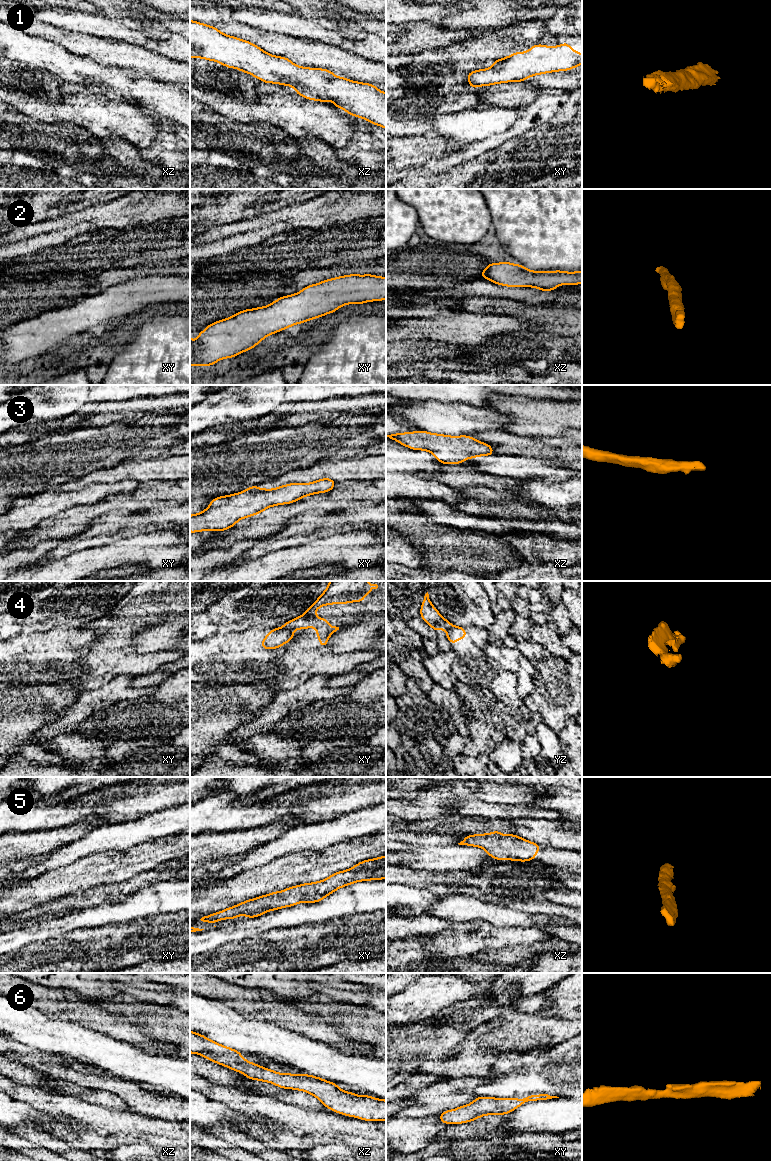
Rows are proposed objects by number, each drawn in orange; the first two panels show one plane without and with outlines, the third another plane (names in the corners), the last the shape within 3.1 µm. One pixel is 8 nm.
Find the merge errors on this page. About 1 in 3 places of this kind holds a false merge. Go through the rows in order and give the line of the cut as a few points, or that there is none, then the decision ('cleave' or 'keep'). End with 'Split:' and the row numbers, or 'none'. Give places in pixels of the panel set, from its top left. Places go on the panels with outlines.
1: no cut | keep
2: no cut | keep
3: no cut | keep
4: xy (282, 627), (291, 631) | cleave
5: no cut | keep
6: no cut | keep
Split: 4

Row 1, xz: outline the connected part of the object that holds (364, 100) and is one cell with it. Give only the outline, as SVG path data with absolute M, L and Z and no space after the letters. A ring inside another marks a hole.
M190 20L190 57L236 68L269 83L292 86L309 100L331 100L349 115L386 129L386 93L373 84L335 76L332 71L300 67L287 57L273 56L255 44L228 36L217 28Z

